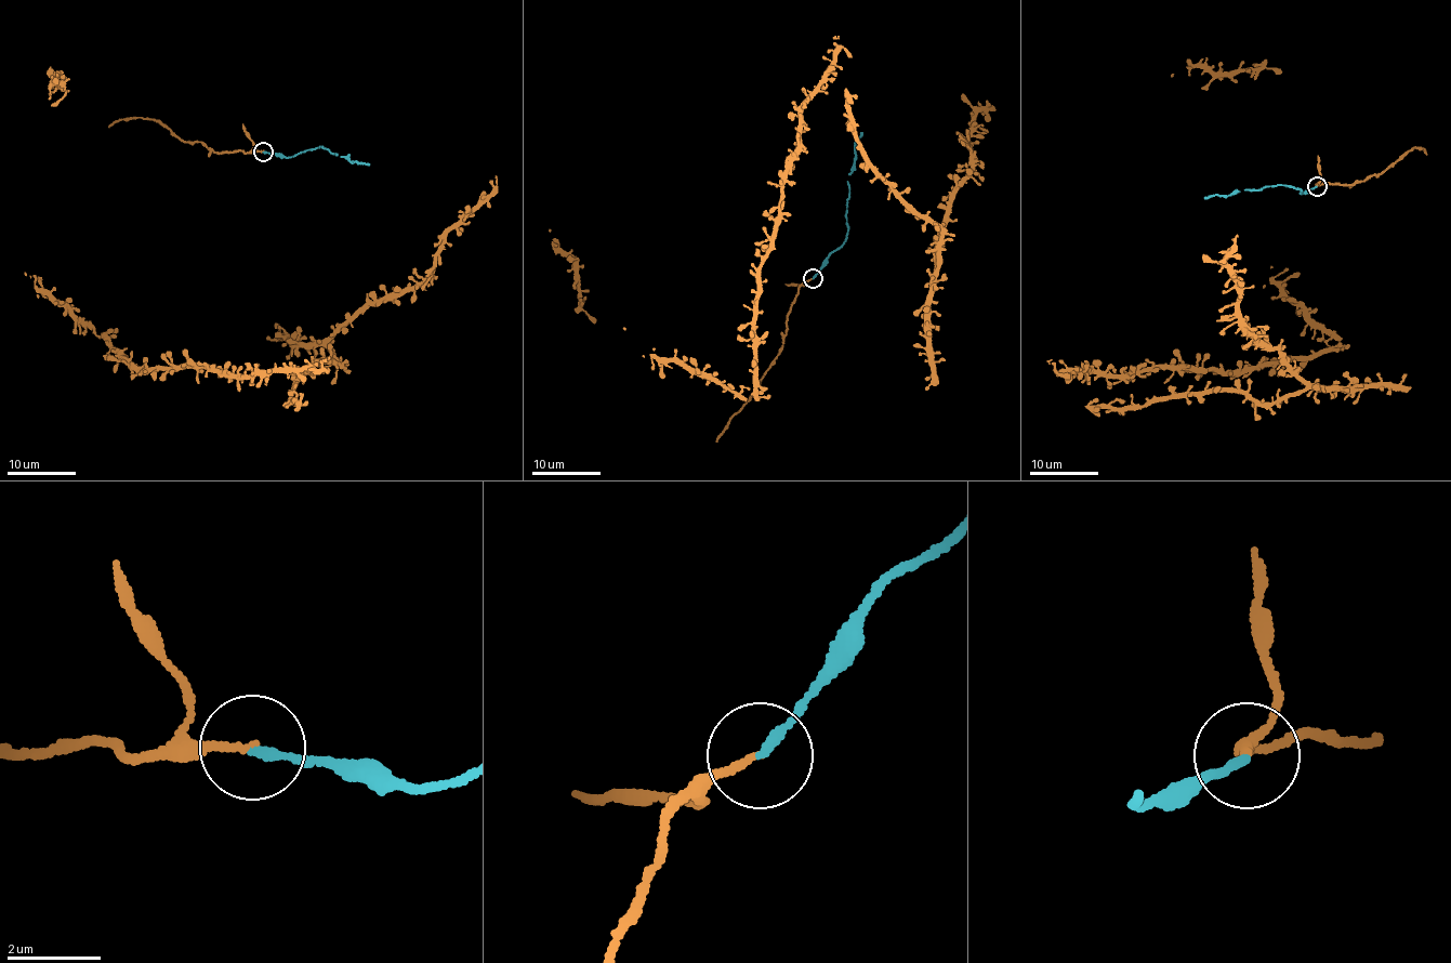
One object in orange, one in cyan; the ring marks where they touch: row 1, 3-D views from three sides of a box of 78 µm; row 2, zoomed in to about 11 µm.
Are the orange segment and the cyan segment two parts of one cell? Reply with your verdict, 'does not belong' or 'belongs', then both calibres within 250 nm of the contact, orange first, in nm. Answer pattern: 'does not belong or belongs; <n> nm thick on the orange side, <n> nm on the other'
belongs; 150 nm thick on the orange side, 180 nm on the other

